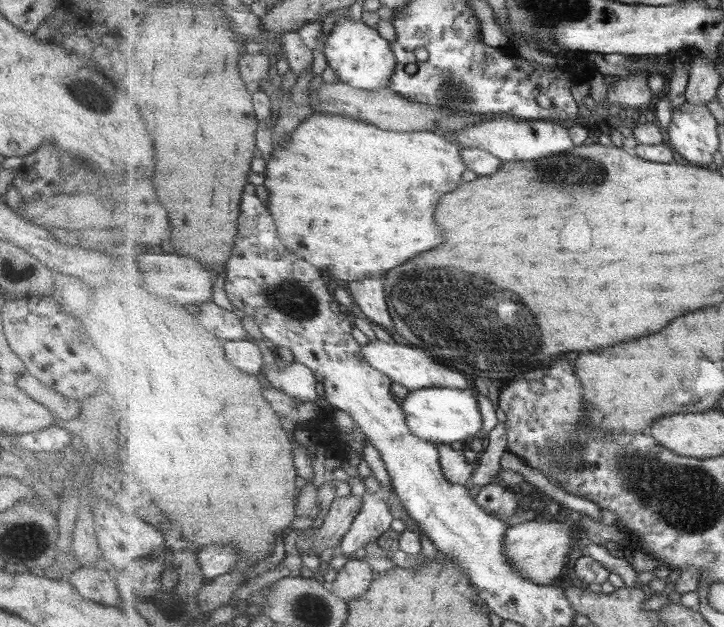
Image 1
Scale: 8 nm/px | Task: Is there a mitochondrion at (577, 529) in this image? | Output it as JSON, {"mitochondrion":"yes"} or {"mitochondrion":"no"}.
{"mitochondrion":"no"}

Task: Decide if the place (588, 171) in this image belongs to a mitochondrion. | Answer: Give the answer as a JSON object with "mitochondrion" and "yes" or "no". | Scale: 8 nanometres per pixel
{"mitochondrion":"yes"}

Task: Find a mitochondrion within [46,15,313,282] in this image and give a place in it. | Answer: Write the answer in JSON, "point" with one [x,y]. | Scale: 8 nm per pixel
{"point":[91,98]}

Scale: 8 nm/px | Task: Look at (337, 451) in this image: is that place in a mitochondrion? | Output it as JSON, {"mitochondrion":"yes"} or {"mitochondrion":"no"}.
{"mitochondrion":"no"}

